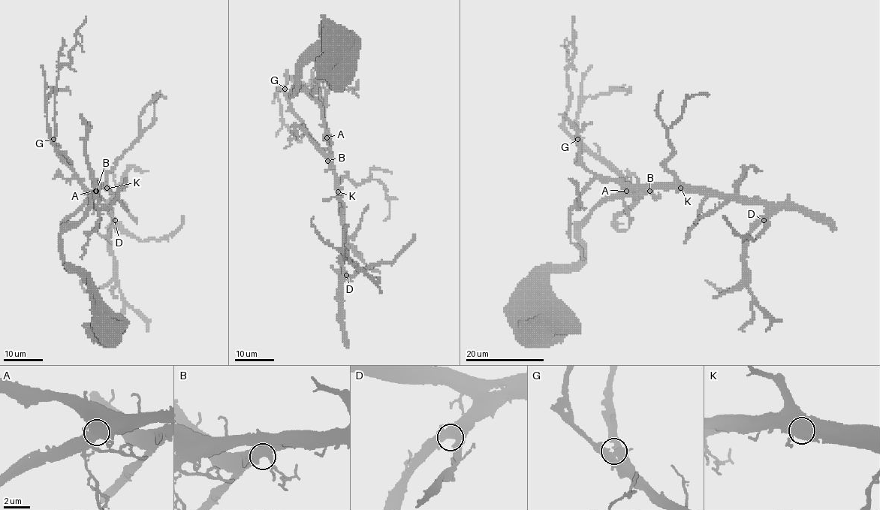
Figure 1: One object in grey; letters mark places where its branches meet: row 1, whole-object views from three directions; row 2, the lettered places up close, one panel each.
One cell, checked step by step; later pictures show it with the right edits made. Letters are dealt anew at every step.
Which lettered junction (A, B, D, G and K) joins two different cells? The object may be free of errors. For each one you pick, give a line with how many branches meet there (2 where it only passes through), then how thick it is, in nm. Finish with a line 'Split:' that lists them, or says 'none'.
Split: none

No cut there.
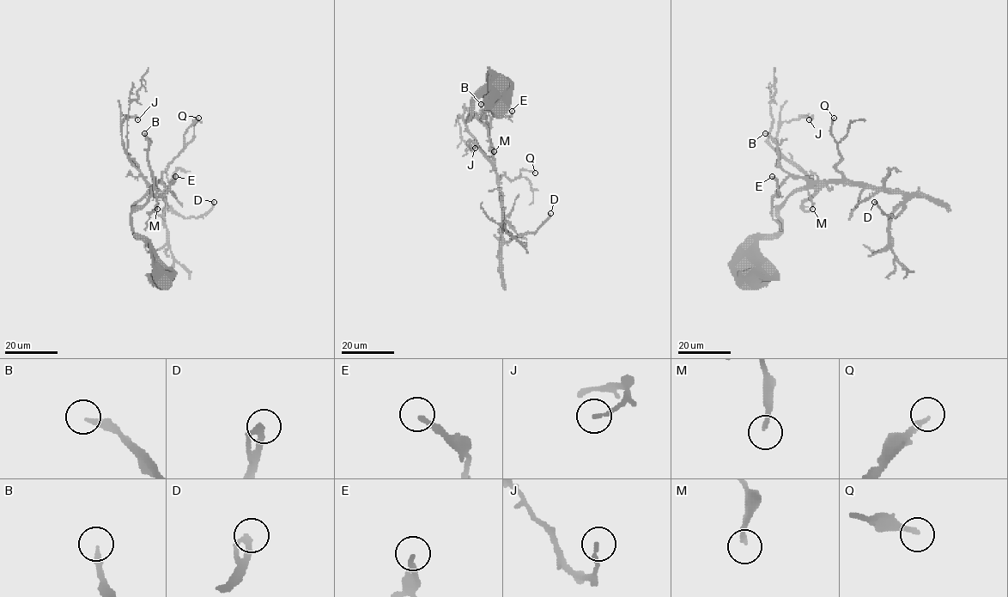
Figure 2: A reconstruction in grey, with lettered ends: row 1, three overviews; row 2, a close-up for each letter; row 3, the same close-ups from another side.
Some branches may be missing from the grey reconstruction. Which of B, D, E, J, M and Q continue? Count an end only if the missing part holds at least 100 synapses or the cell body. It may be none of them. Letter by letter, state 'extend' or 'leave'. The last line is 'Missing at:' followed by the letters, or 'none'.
B: leave
D: leave
E: leave
J: leave
M: leave
Q: leave
Missing at: none

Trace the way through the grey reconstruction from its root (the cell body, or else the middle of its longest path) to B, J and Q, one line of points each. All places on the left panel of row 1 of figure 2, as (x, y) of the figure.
B: (163, 279), (168, 274), (154, 251), (135, 236), (130, 218), (148, 199), (155, 182), (144, 133)
J: (163, 279), (154, 251), (132, 228), (130, 214), (156, 185), (124, 147), (121, 123), (137, 119)
Q: (163, 279), (168, 274), (154, 251), (135, 236), (130, 214), (148, 199), (198, 118)

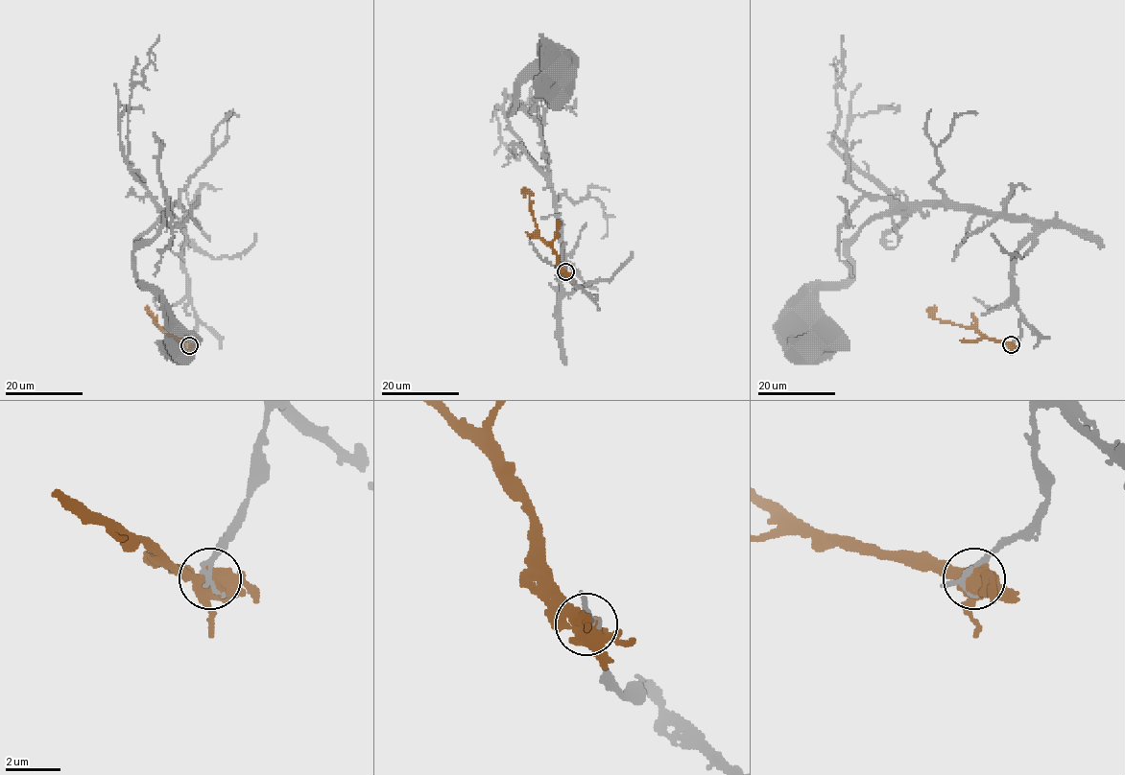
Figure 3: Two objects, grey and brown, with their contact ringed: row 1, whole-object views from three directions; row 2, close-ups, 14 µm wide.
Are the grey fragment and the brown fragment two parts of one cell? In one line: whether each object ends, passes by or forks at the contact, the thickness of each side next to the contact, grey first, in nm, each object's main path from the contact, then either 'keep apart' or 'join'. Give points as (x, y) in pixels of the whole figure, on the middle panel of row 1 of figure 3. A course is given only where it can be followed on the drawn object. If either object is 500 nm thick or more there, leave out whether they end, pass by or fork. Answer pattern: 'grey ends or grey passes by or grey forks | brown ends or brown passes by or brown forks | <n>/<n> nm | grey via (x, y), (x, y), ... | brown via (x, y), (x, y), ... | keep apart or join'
240/550 nm | grey via (564, 271), (572, 280), (559, 276), (559, 296), (541, 129), (510, 109), (514, 92), (549, 78), (558, 60) | brown via (564, 271), (556, 253), (538, 234), (528, 193), (524, 195) | keep apart

